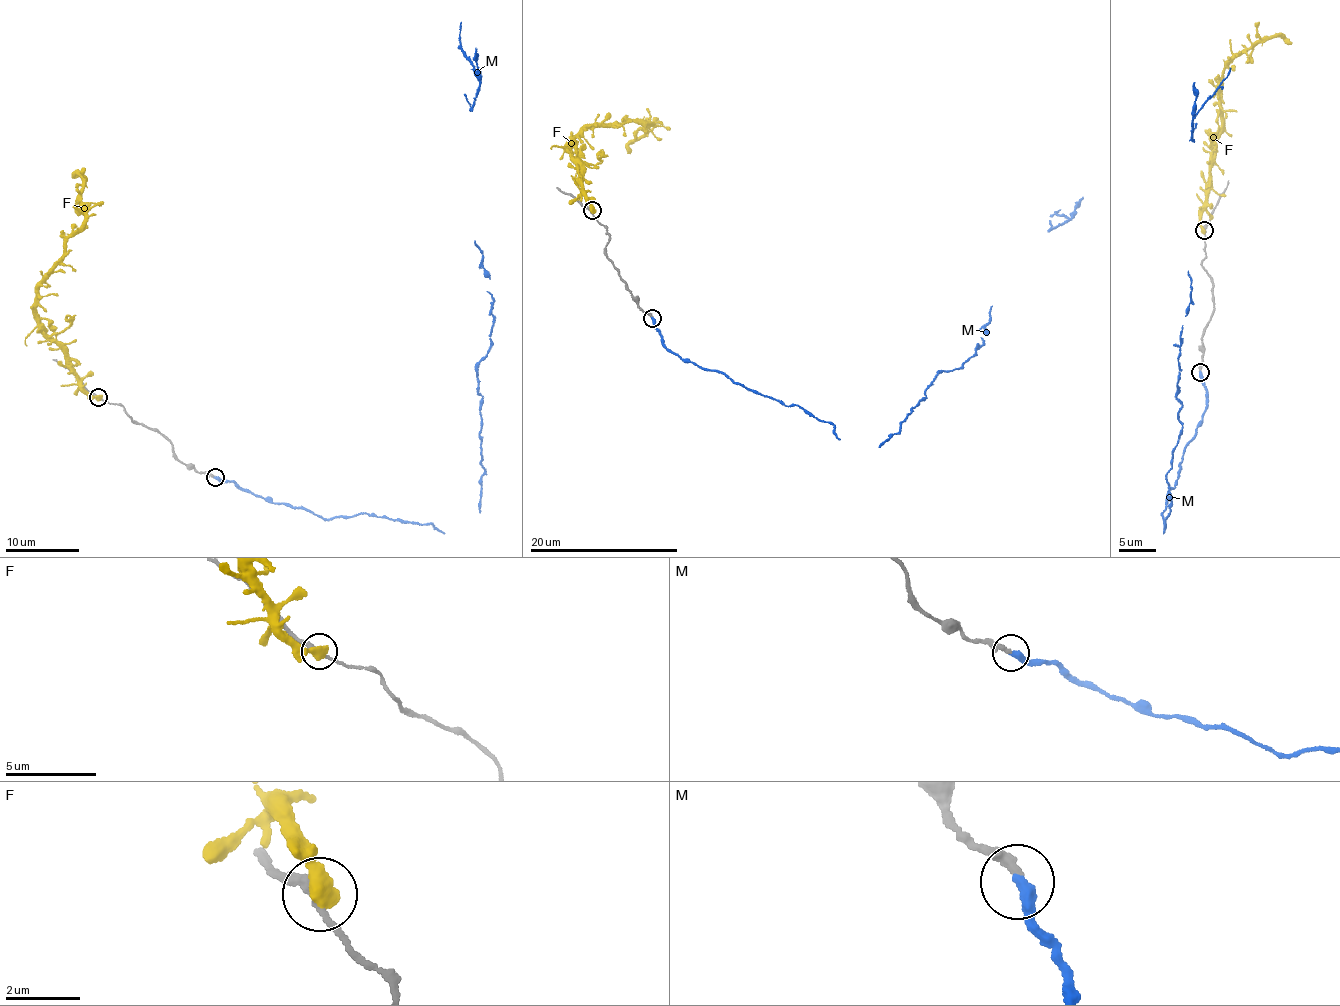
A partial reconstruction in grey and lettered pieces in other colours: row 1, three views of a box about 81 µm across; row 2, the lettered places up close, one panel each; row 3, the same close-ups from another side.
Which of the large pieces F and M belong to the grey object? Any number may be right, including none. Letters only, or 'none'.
M

